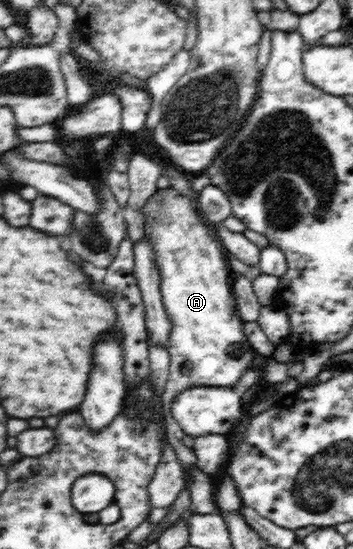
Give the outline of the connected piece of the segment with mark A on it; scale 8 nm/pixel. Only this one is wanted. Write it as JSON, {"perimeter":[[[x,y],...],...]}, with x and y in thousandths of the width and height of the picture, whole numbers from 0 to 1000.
{"perimeter":[[[482,339],[445,348],[399,379],[408,423],[433,443],[436,474],[453,501],[456,545],[487,592],[482,627],[482,685],[462,716],[462,747],[482,750],[493,725],[544,705],[660,705],[717,663],[722,639],[691,608],[691,585],[671,570],[669,545],[657,532],[657,492],[629,446],[601,432],[589,413],[567,403],[544,377],[544,366],[504,344]]]}

